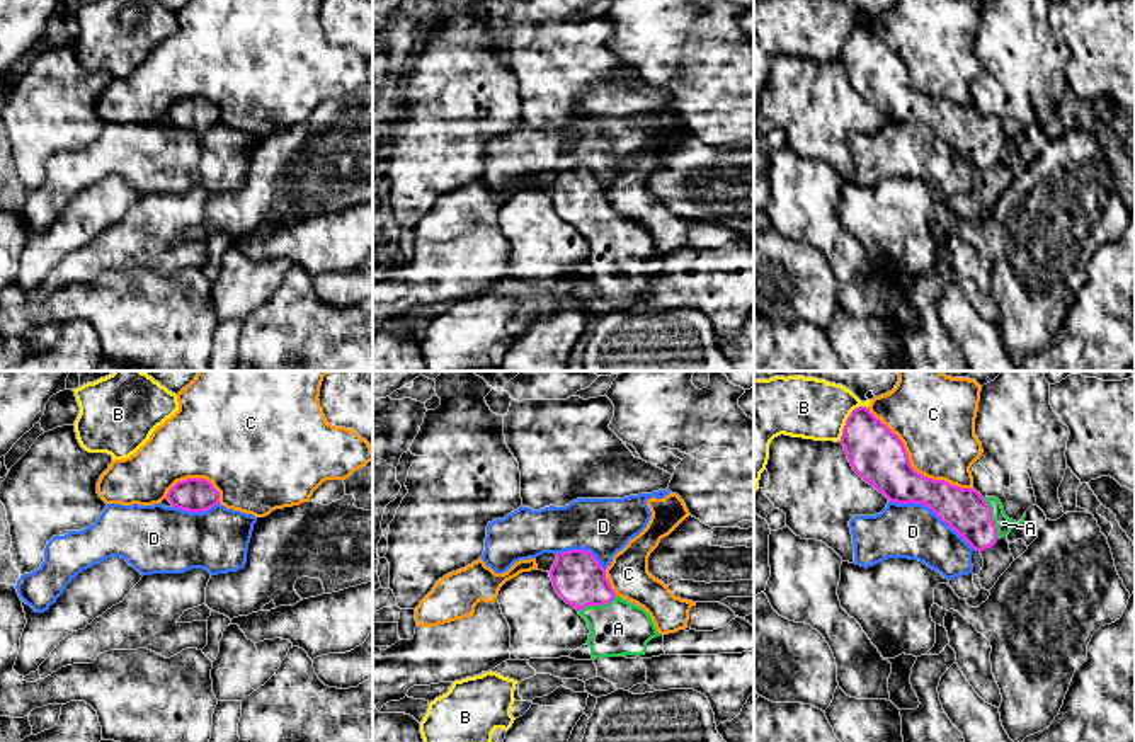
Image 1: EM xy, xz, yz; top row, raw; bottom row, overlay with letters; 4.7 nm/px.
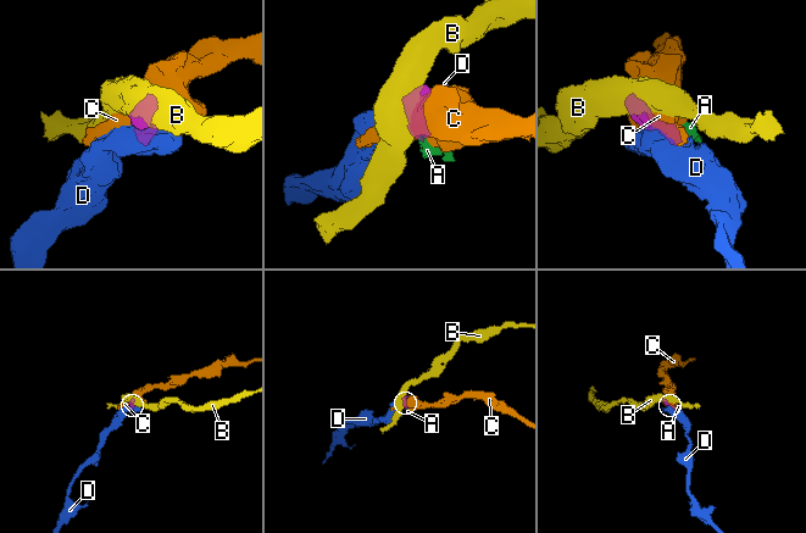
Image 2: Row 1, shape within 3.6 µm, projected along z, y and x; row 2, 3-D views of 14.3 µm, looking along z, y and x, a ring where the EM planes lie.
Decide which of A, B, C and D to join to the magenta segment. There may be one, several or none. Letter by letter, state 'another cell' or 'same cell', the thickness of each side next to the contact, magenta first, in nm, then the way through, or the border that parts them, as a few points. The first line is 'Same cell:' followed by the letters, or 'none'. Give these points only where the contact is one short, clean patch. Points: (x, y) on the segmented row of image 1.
Same cell: A
A: same cell; 200 nm thick on the magenta side, 80 nm on the other; runs through yz (965, 511), (975, 519), (991, 519), (1003, 523)
B: another cell; 260 nm thick on the magenta side, 280 nm on the other; border along yz (865, 405), (858, 405), (851, 412), (839, 441)
C: another cell; 260 nm thick on the magenta side, 360 nm on the other
D: another cell; 200 nm thick on the magenta side, 260 nm on the other; border along yz (889, 499), (928, 506), (974, 548)

